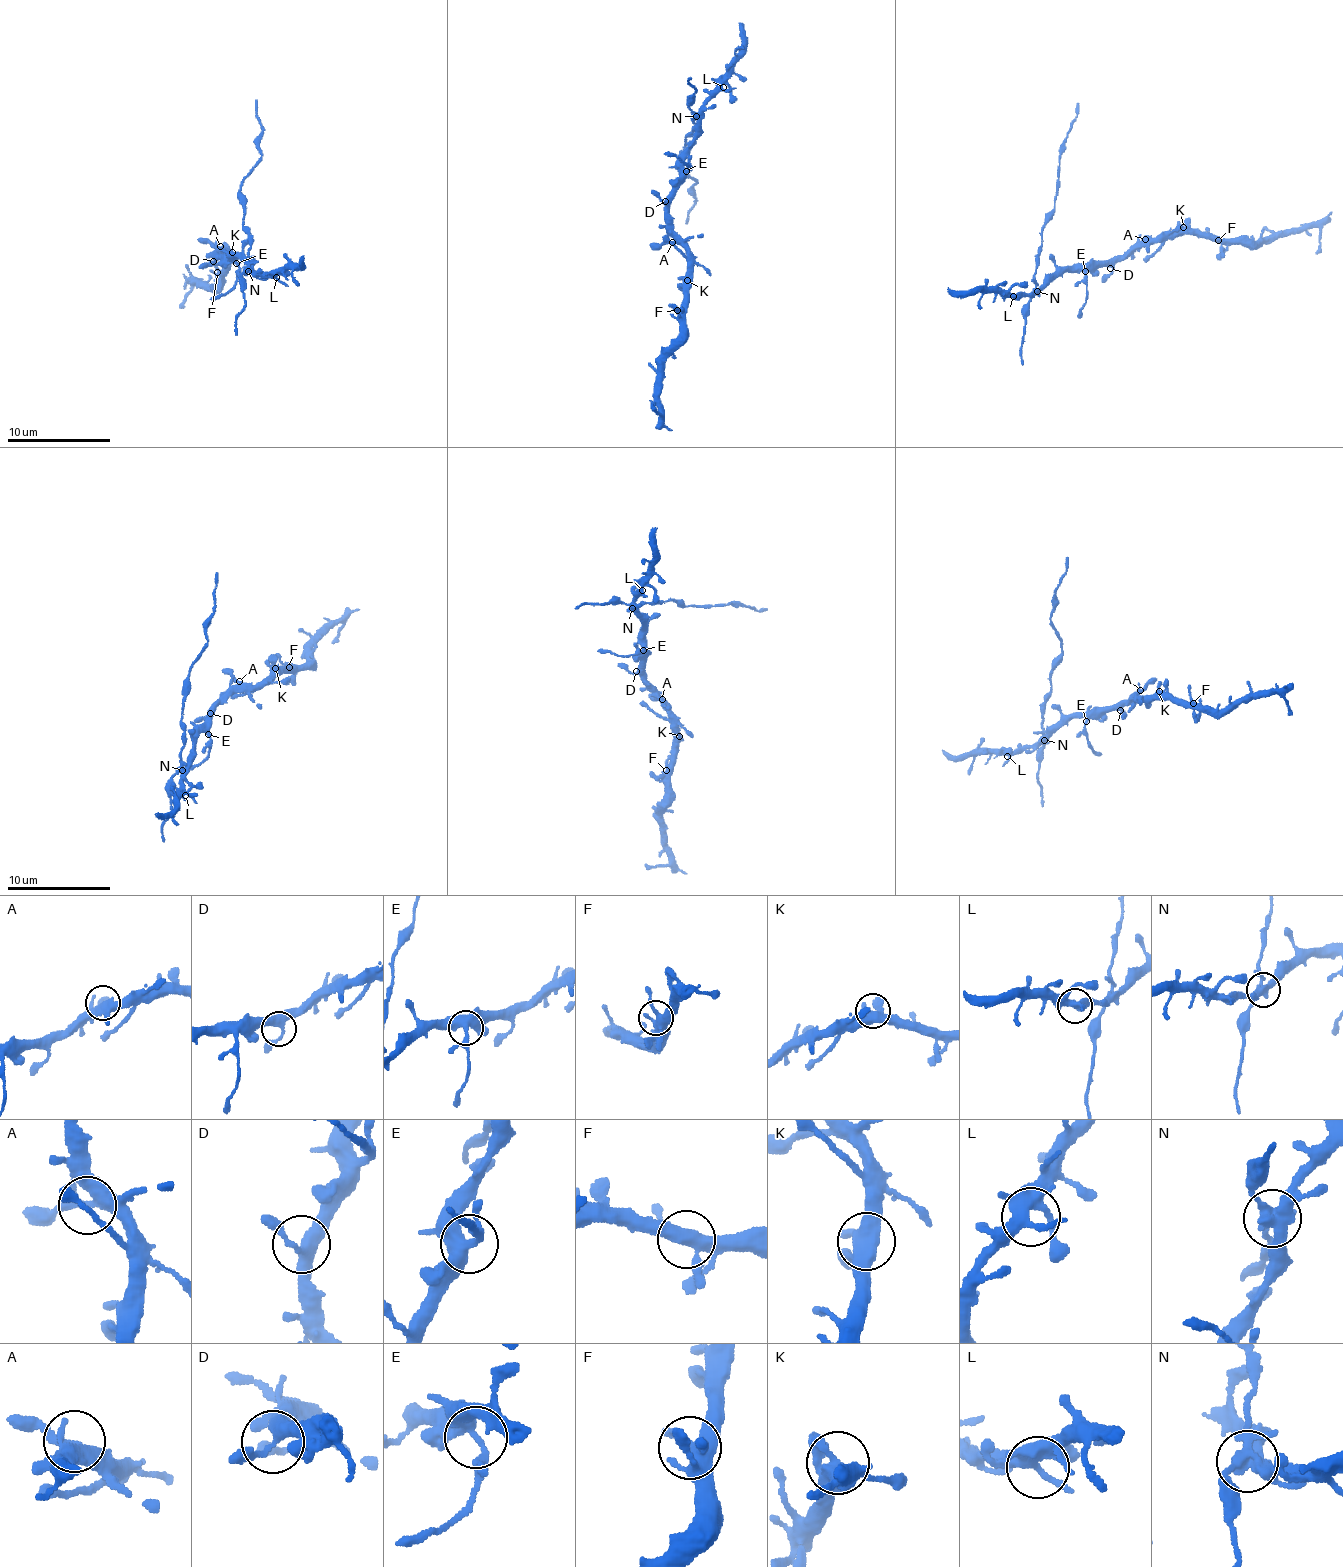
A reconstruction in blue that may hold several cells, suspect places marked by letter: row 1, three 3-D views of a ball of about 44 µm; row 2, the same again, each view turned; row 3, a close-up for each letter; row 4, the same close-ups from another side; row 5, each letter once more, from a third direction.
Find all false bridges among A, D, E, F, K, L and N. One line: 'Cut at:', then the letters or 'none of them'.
Cut at: E, N

